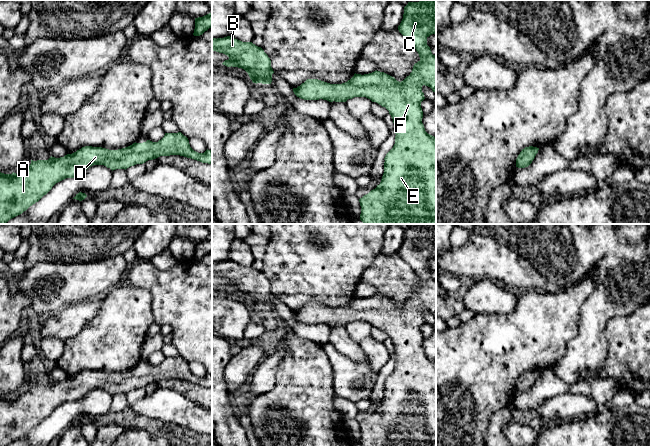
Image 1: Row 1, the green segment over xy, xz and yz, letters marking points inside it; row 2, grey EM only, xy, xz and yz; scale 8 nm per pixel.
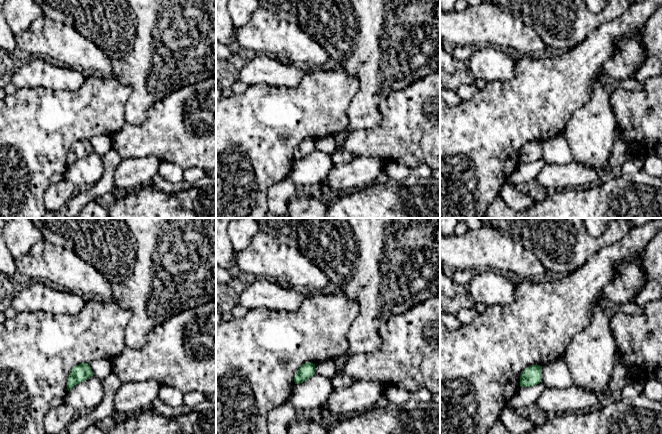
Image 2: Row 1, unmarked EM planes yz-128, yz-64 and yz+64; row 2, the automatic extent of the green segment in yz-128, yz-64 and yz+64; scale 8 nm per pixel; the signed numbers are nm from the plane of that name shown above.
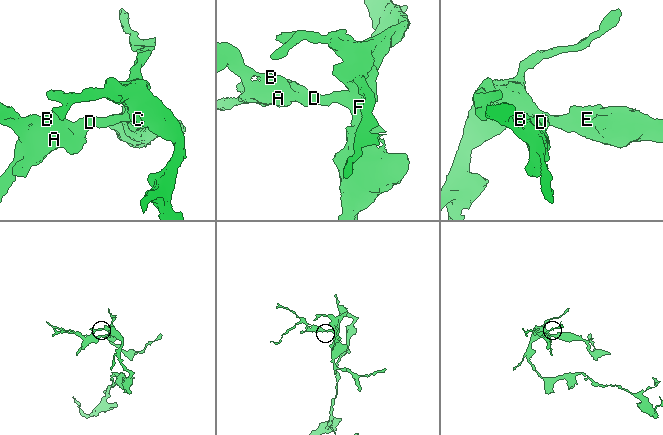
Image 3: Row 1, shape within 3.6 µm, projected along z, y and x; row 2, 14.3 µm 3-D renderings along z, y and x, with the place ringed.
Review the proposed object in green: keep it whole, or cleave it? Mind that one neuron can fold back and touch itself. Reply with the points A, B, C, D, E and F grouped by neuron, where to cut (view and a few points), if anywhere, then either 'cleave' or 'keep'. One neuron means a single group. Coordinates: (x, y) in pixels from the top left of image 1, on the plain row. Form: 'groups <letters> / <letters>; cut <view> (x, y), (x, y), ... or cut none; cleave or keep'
groups A B C D E F; cut none; keep

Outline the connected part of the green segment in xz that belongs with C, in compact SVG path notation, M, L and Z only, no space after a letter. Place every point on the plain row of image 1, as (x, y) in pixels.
M420 224L419 226L408 226L408 228L404 231L403 243L398 250L398 254L412 268L420 281L420 284L414 288L410 299L407 300L403 305L399 306L394 301L376 294L372 297L364 299L355 297L350 304L342 308L330 308L318 303L307 303L297 312L293 312L293 316L297 321L304 324L323 323L329 326L346 326L348 323L352 323L354 321L366 321L372 326L376 326L382 331L385 331L389 335L389 338L393 343L394 354L396 358L395 368L384 382L384 397L380 408L377 409L375 413L371 414L368 418L364 419L362 422L359 423L361 430L360 444L362 446L436 446L436 361L428 358L425 355L424 349L422 347L423 335L421 332L421 326L425 323L424 317L422 316L422 310L428 310L432 313L433 316L436 316L436 280L432 278L430 271L427 269L427 262L432 258L436 258L436 224Z

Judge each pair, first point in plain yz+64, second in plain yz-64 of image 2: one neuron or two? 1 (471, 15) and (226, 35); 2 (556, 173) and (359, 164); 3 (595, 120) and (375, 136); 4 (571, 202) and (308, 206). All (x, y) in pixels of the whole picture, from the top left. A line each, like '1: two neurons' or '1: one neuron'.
1: two neurons
2: one neuron
3: two neurons
4: two neurons

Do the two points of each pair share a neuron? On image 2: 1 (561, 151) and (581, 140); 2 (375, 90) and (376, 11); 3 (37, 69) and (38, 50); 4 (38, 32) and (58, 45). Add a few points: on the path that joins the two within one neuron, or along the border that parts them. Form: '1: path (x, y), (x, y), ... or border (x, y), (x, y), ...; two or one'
1: border (562, 133), (574, 160); two
2: path (376, 70), (376, 31); one
3: border (29, 56), (46, 57), (60, 65); two
4: path (43, 37), (53, 40); one

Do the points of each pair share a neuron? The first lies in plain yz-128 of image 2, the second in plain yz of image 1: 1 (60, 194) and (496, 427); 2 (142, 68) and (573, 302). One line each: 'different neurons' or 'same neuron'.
1: same neuron
2: different neurons

